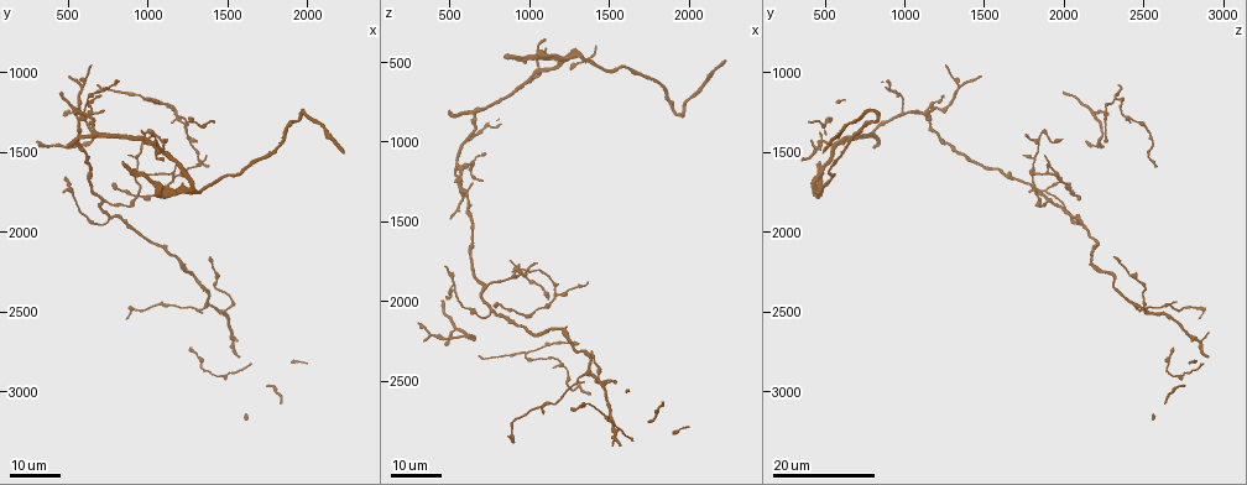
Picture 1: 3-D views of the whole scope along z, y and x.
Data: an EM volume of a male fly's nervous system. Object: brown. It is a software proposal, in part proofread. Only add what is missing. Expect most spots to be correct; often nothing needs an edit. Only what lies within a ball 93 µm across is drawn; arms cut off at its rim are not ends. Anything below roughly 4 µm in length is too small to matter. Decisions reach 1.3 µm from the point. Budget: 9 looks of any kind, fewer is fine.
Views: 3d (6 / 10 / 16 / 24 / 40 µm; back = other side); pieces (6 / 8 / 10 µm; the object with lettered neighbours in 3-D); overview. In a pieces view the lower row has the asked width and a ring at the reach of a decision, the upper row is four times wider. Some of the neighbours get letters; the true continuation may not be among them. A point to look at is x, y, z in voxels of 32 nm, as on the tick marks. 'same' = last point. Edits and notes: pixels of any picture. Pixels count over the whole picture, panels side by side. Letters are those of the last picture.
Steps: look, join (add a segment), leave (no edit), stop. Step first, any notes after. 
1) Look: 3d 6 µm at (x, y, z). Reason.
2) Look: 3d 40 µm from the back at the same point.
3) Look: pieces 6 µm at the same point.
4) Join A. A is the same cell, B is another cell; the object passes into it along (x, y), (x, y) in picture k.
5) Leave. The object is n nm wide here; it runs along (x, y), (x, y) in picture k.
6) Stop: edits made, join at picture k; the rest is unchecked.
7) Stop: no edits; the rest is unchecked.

Look: 3d 16 µm at (1080, 2440, 2700). Branch stops here.

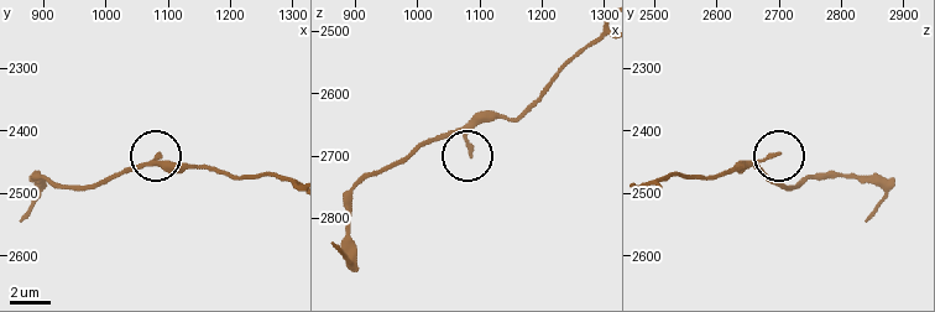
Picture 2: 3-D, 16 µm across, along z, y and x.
Look: pieces 10 µm at (1085, 2440, 2695).

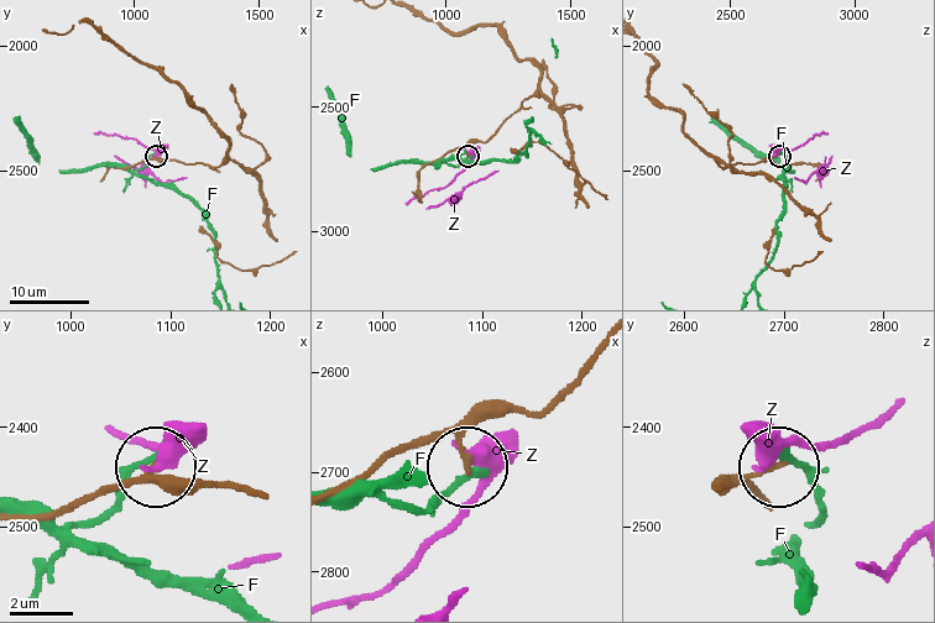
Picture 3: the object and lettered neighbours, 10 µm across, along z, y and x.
Leave. F and Z are other cells; it runs along (246, 492), (166, 485), (150, 477), (158, 469) in picture 3; no lettered segment goes on from it.

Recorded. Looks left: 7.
Look: 3d 24 µm at (1380, 1600, 2580). End of a long branch.

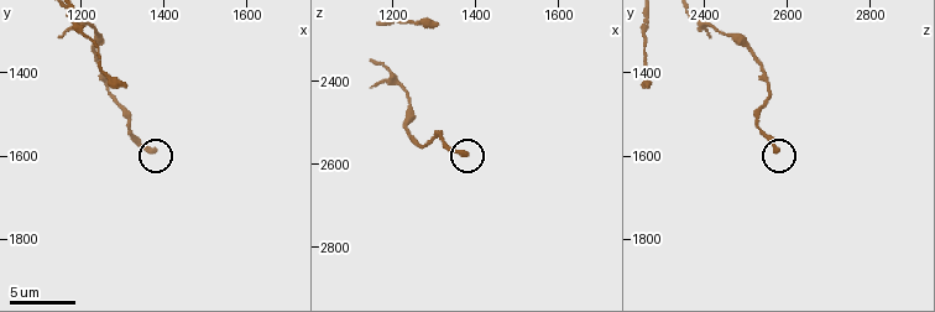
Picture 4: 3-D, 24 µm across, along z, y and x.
Look: pieces 8 µm at (1375, 1590, 2570).

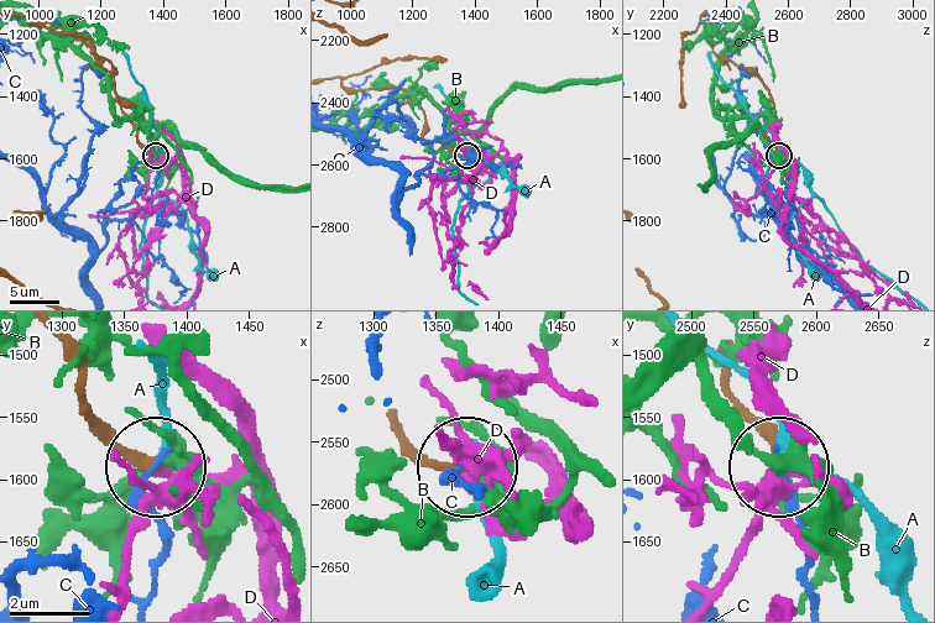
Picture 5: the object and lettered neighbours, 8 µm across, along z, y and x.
Leave. A, B, C and D are other cells; it runs along (53, 333), (87, 412), (153, 469) in picture 5; no lettered segment goes on from it.

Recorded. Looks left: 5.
Look: 3d 16 µm at (1380, 2160, 2320). Free end.

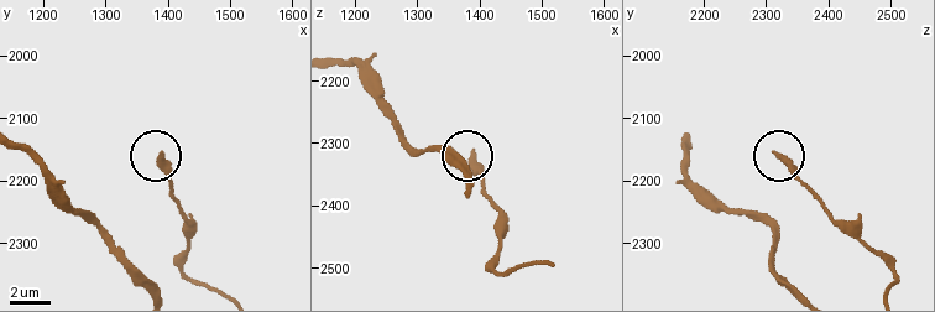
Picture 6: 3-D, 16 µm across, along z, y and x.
Look: pieces 6 µm at (1385, 2160, 2315).

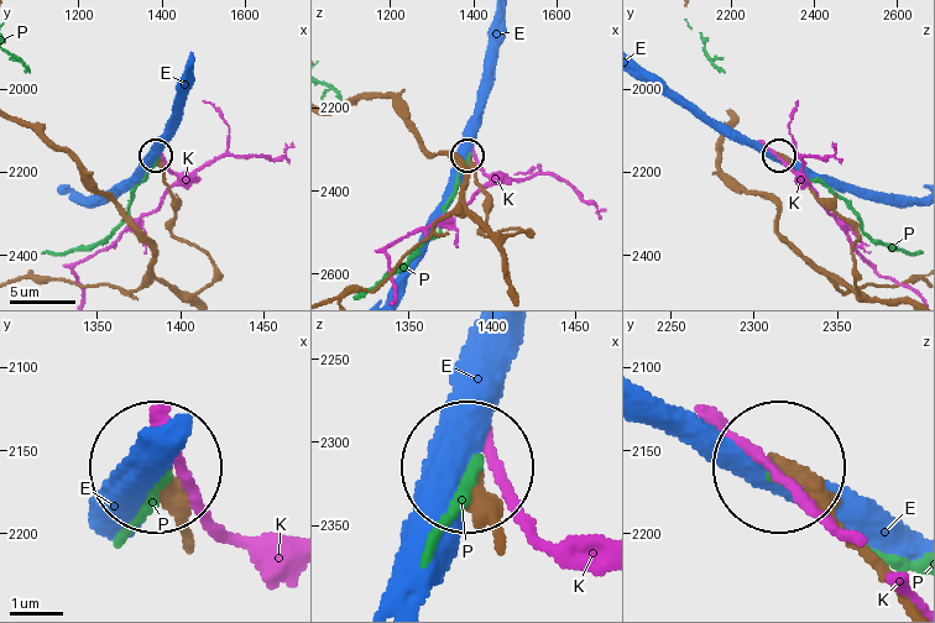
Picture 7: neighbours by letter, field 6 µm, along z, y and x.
Leave. E, K and P are other cells; it runs along (501, 538), (470, 476) in picture 7; no lettered segment goes on from it.

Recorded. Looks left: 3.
Look: 3d 16 µm at (1040, 1400, 1740). Free end.

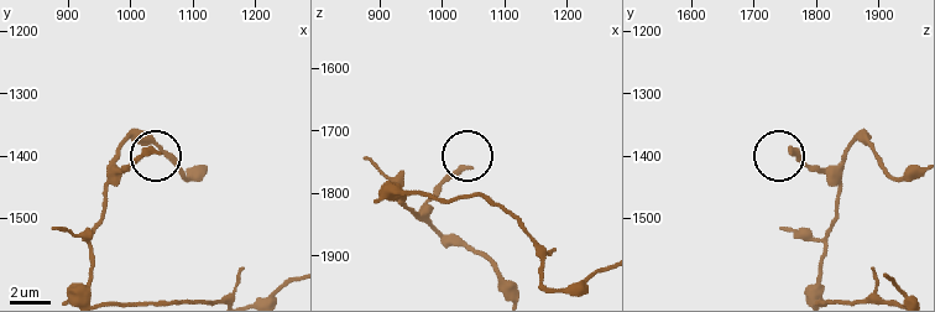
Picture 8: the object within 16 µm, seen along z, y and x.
Look: pieces 6 µm at (1040, 1390, 1755).

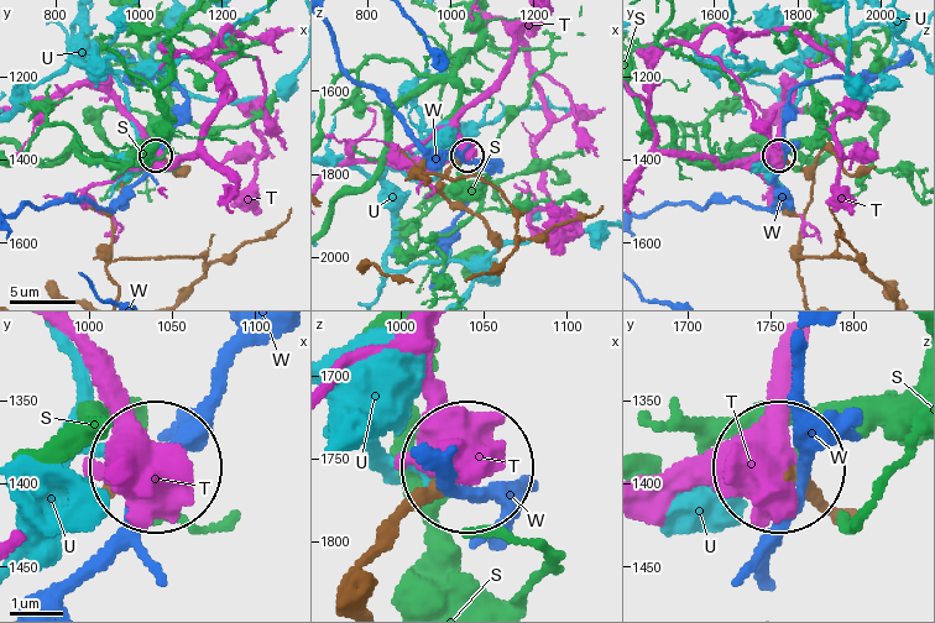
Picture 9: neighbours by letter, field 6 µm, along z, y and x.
Leave. S, T, U and W are other cells; it runs along (374, 551), (463, 476) in picture 9; no lettered segment goes on from it.

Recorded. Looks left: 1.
Stop: no edits; the rest is unchecked.

